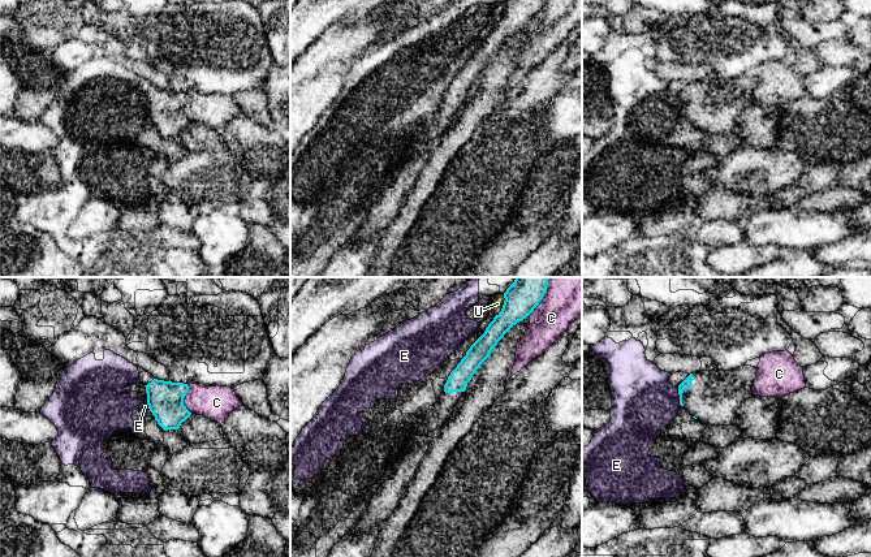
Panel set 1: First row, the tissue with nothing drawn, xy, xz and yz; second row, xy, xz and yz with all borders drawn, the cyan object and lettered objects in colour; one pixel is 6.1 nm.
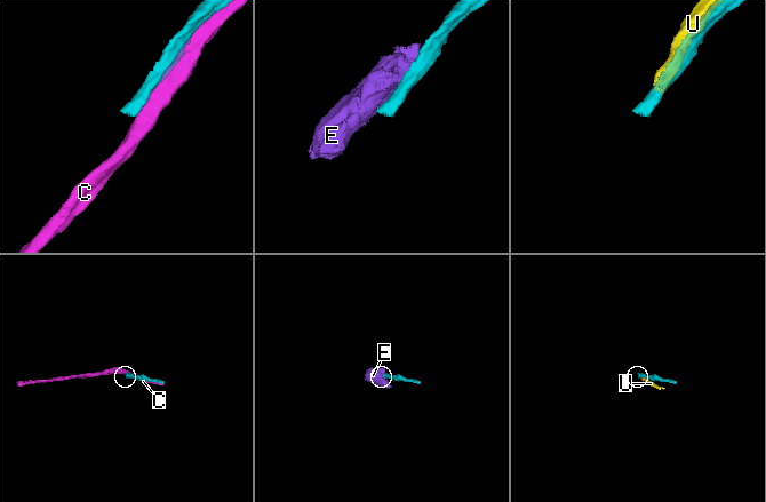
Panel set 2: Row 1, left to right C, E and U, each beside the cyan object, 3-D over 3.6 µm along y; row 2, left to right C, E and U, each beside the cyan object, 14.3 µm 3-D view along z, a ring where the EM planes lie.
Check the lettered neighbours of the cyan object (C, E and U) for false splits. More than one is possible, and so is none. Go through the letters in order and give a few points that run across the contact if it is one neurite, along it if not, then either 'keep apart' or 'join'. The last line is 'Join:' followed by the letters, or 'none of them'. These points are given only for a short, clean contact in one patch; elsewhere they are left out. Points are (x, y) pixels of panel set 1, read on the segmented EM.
C: keep apart
E: line yz (677, 388), (682, 406); keep apart
U: line xz (504, 294), (501, 310), (495, 316); keep apart
Join: none of them

